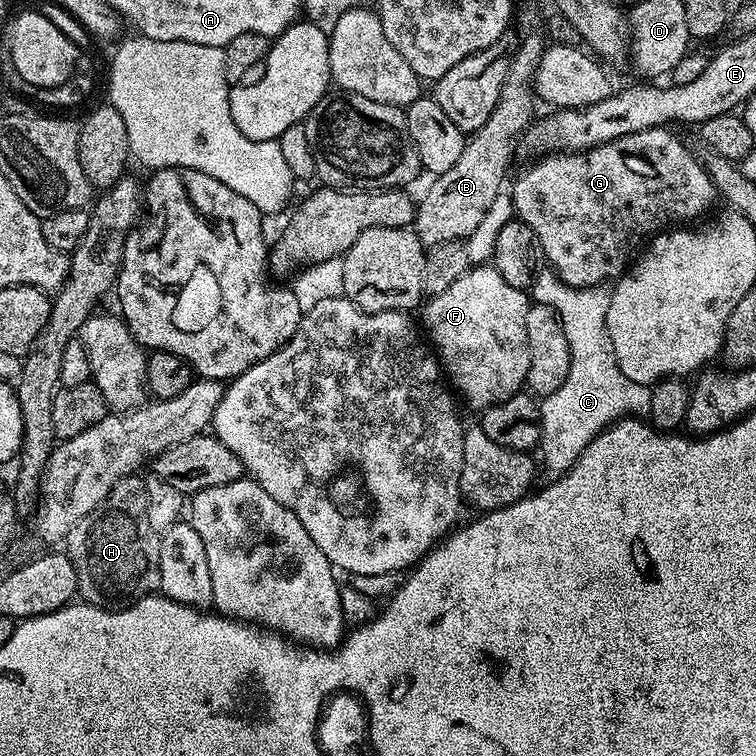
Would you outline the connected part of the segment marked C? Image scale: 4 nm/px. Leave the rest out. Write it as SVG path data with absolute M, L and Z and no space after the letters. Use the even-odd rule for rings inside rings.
M552 270L541 271L536 278L536 283L530 289L531 299L535 303L549 304L556 308L562 322L562 330L566 334L566 342L570 346L568 380L562 382L562 386L558 386L558 390L554 394L543 397L539 401L540 443L538 452L544 455L543 471L545 468L550 474L549 477L552 478L565 476L574 466L574 462L578 462L582 450L586 450L586 446L590 446L590 442L599 432L627 416L643 417L650 406L651 387L638 382L630 382L622 374L620 368L613 366L616 355L614 354L614 346L610 342L610 334L606 330L606 310L608 309L609 295L609 289L604 286L571 288L570 285L564 284Z

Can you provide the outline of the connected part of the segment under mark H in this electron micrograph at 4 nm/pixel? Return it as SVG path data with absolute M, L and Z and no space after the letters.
M133 474L119 480L110 494L96 507L90 510L68 531L66 551L70 562L74 562L76 571L76 591L79 599L95 608L119 610L129 604L135 604L144 596L151 596L160 587L160 536L150 526L150 517L146 514L146 486L139 475Z

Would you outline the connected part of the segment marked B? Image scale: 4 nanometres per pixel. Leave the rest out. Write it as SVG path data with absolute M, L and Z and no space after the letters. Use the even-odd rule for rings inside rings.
M528 32L524 37L522 35L519 37L516 51L512 53L508 62L508 73L506 74L506 82L502 86L502 94L498 98L490 118L486 118L484 125L467 137L462 158L458 158L458 162L454 162L454 166L450 166L450 170L435 177L431 181L433 184L425 190L424 197L419 197L414 230L426 246L451 240L463 241L470 234L474 234L476 227L482 223L486 210L490 210L494 198L501 195L503 188L500 187L504 184L504 175L508 172L508 166L512 162L512 151L516 148L516 136L523 137L534 120L534 115L532 116L534 77L545 47L546 40L543 40L536 32Z

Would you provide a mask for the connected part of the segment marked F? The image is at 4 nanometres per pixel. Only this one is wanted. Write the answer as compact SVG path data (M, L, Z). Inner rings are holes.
M472 266L463 272L454 286L442 290L442 294L431 297L427 303L423 305L423 327L427 339L451 387L464 395L470 407L483 410L492 404L501 404L525 387L530 370L530 346L526 338L526 314L530 296L525 289L510 286L510 282L506 282L506 278L502 278L502 274L498 274L491 266Z

